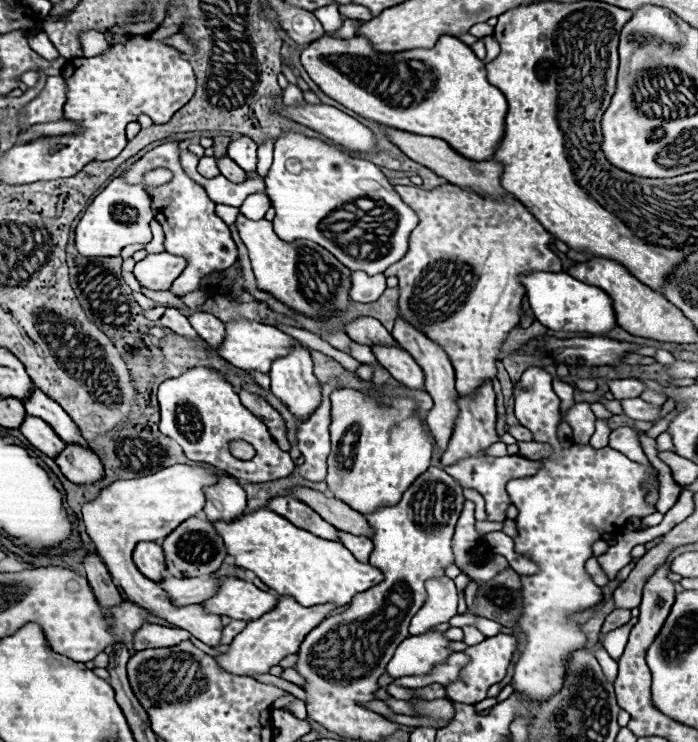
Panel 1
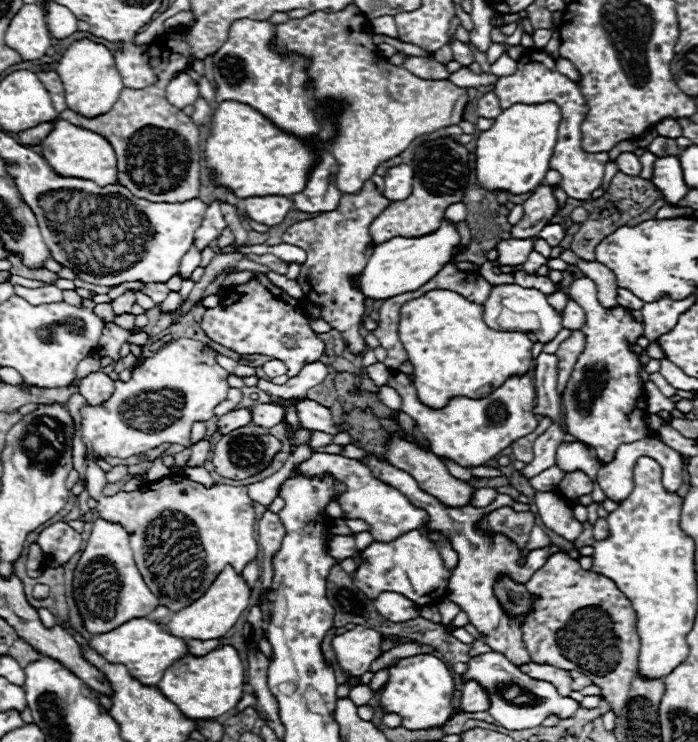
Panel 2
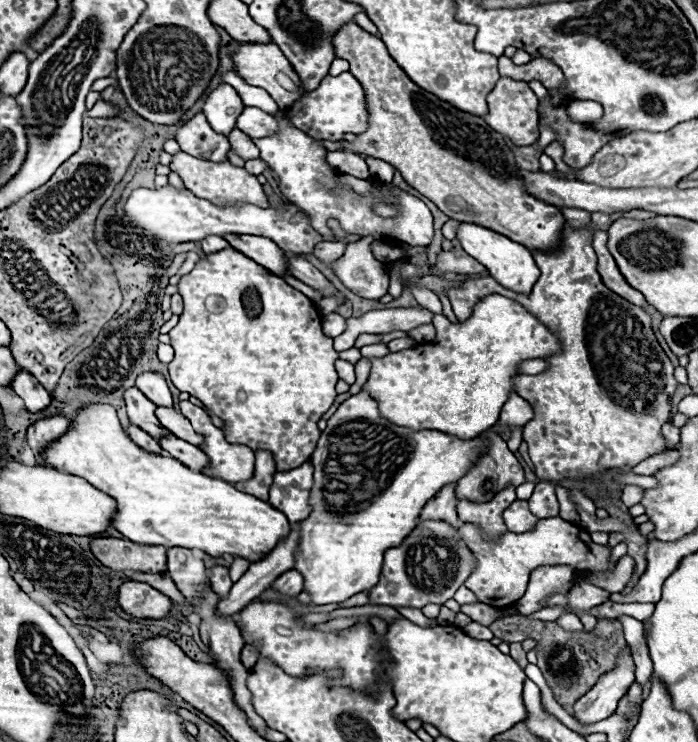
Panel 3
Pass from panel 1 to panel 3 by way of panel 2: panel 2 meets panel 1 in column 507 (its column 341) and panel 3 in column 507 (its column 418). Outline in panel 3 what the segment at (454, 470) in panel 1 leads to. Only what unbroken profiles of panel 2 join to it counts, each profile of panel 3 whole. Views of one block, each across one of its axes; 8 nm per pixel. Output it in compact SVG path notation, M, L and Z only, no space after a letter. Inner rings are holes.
M514 500L506 510L504 510L504 524L508 526L510 532L528 532L536 526L538 518L528 510L526 500Z

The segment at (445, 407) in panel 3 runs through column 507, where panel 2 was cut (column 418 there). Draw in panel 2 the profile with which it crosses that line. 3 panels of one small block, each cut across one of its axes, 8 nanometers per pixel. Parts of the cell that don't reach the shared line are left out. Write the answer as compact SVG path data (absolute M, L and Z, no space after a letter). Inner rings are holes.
M432 290L408 300L400 310L400 340L414 366L418 400L434 410L444 408L450 398L484 398L512 374L532 368L532 340L526 332L492 330L482 320L482 306L464 300L450 290Z

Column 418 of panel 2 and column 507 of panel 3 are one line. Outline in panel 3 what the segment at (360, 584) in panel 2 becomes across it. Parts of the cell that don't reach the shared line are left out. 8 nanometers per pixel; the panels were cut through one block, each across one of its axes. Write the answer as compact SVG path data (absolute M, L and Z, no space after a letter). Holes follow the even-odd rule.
M560 516L538 520L538 524L530 532L506 532L504 538L498 538L494 542L484 542L478 526L462 524L460 538L464 538L464 544L468 544L468 550L476 558L476 566L464 586L470 588L480 602L490 604L494 608L506 608L514 604L526 592L532 570L540 566L572 566L576 574L580 574L582 570L582 576L610 572L616 568L616 560L612 560L610 546L594 544L588 532L562 520Z

